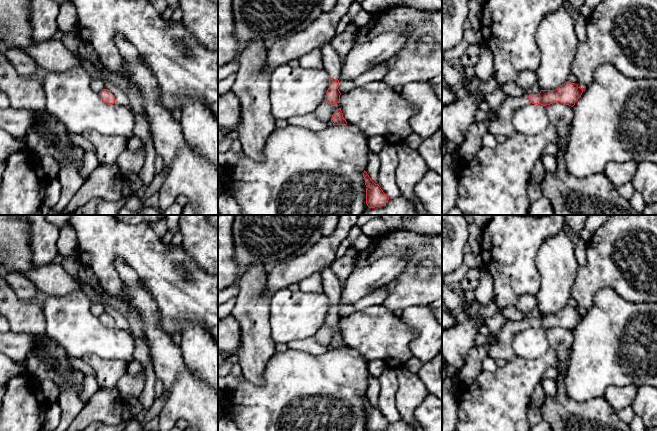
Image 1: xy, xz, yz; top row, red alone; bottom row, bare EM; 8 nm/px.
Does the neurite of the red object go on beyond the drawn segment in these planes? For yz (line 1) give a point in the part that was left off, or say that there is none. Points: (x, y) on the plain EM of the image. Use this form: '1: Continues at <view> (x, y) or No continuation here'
1: Continues at yz (500, 347)

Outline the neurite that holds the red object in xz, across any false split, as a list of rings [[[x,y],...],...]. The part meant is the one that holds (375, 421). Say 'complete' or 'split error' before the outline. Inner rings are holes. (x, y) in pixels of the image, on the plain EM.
complete; [[[366,395],[363,397],[366,409],[366,428],[368,431],[381,431],[384,430],[389,421],[383,416],[378,408],[375,408]]]

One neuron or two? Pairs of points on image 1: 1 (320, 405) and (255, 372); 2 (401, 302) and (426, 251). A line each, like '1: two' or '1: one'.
1: two
2: one

